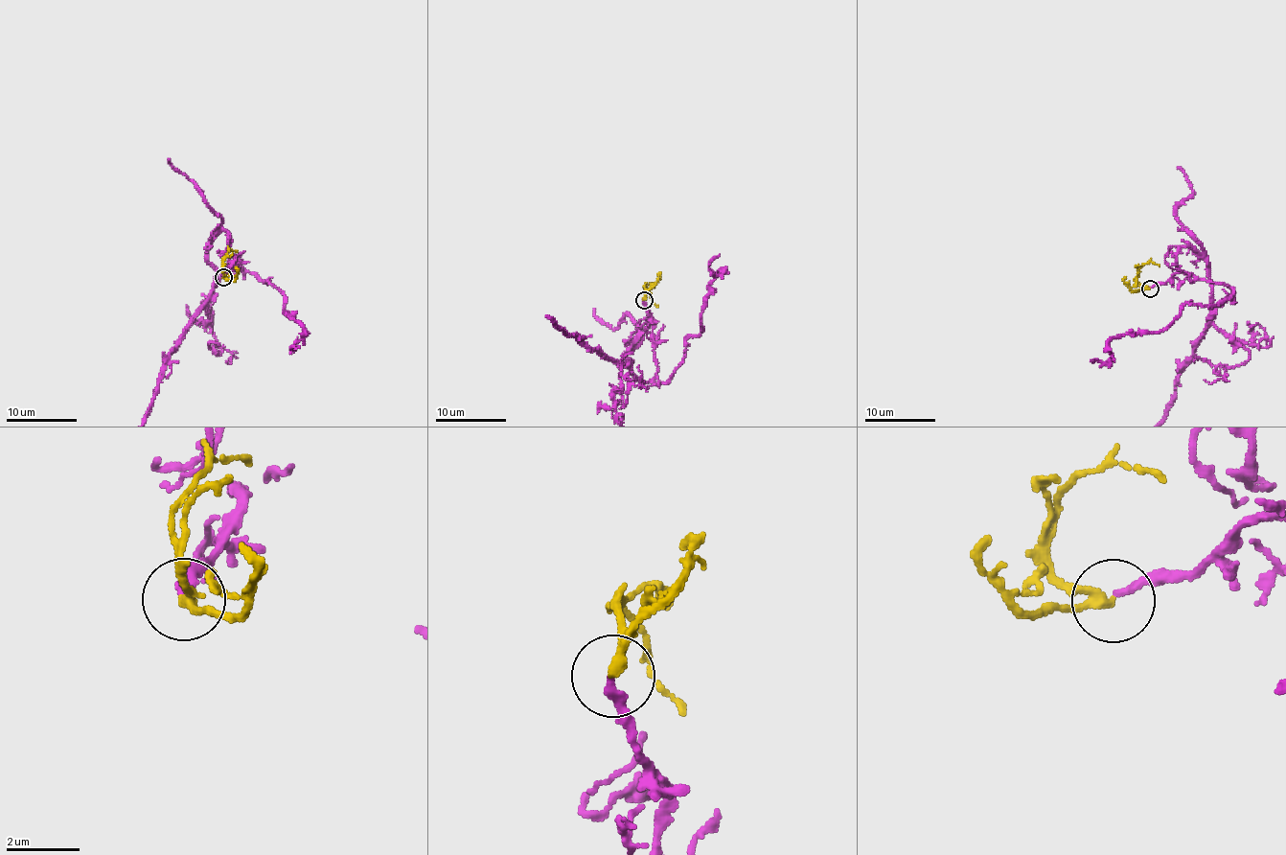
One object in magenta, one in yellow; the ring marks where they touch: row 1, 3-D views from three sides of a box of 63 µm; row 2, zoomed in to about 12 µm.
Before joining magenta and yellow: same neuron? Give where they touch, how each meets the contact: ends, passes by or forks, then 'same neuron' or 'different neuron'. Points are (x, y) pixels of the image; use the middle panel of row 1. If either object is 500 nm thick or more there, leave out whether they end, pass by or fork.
(644, 300) | magenta ends | yellow passes by | different neuron

